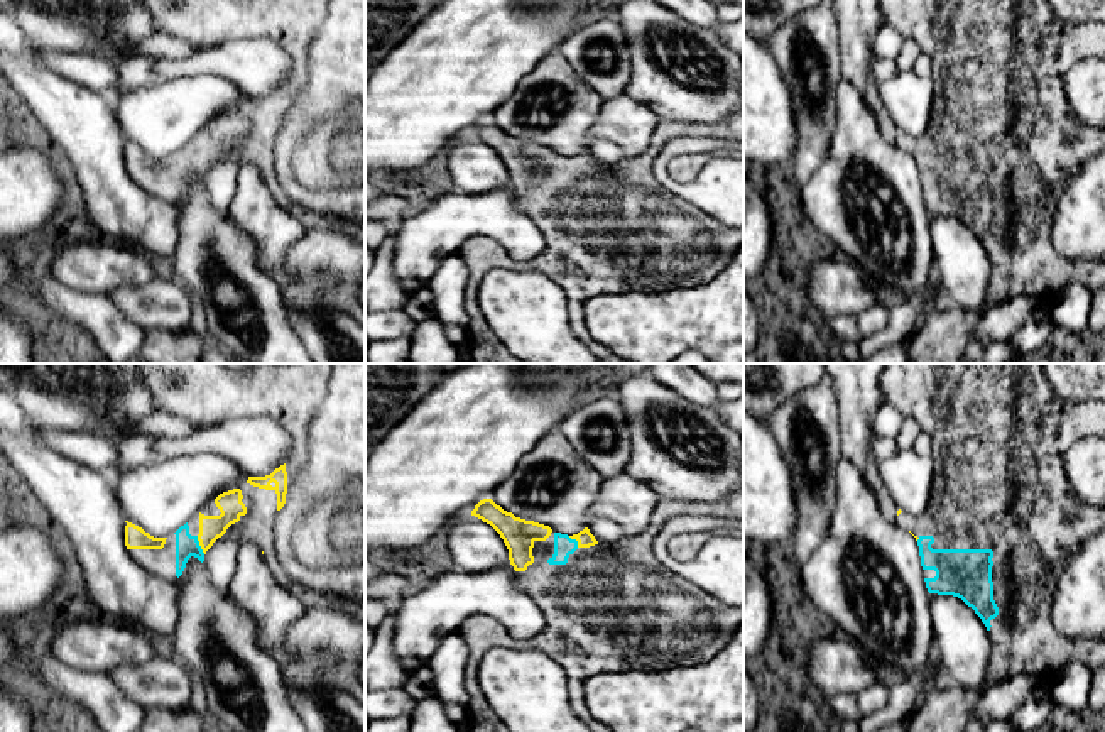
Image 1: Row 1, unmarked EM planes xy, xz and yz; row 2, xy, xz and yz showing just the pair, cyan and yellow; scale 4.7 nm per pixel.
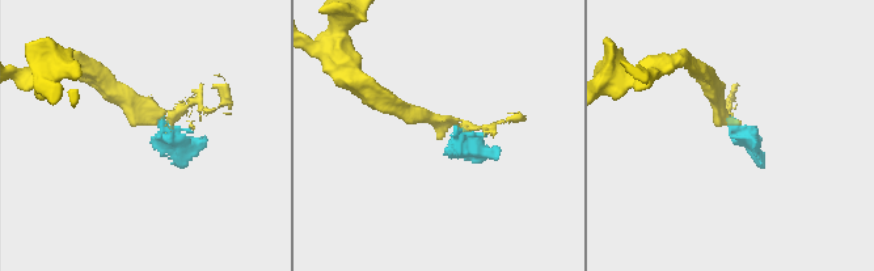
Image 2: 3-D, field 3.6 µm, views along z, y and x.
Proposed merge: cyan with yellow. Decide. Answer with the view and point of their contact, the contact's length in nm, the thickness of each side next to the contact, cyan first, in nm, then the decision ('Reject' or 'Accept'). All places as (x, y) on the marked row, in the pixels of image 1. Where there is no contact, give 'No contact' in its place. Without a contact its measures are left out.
Touches cyan at xy (198, 545). Shared border 100 nm. Thickness 110 nm (cyan) against 120 nm. Accept

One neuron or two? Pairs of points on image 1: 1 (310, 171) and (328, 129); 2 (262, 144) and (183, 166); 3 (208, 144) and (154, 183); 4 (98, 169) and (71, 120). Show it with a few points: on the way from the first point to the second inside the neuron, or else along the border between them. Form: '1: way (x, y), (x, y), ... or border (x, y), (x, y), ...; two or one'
1: way (311, 161), (311, 152), (320, 139); one
2: way (242, 137), (217, 137), (203, 151); one
3: way (195, 158), (168, 181); one
4: way (97, 158), (83, 132); one

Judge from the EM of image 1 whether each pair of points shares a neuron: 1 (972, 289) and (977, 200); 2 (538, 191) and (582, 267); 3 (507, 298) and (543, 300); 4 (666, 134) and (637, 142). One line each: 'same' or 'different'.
1: different
2: same
3: same
4: different

